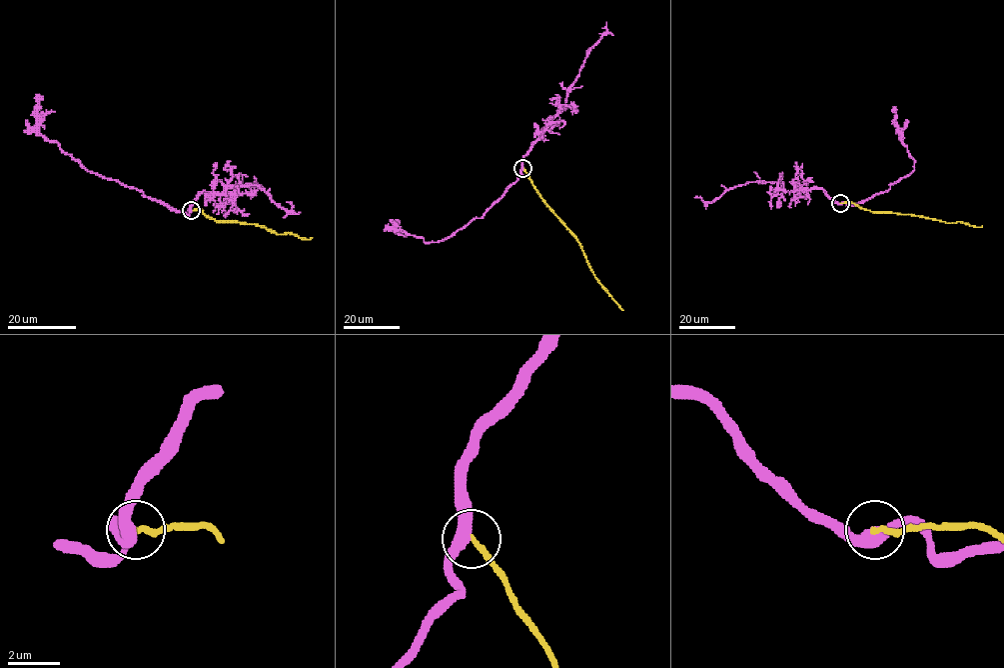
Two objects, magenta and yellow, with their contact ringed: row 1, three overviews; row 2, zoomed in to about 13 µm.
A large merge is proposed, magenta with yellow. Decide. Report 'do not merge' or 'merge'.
merge

